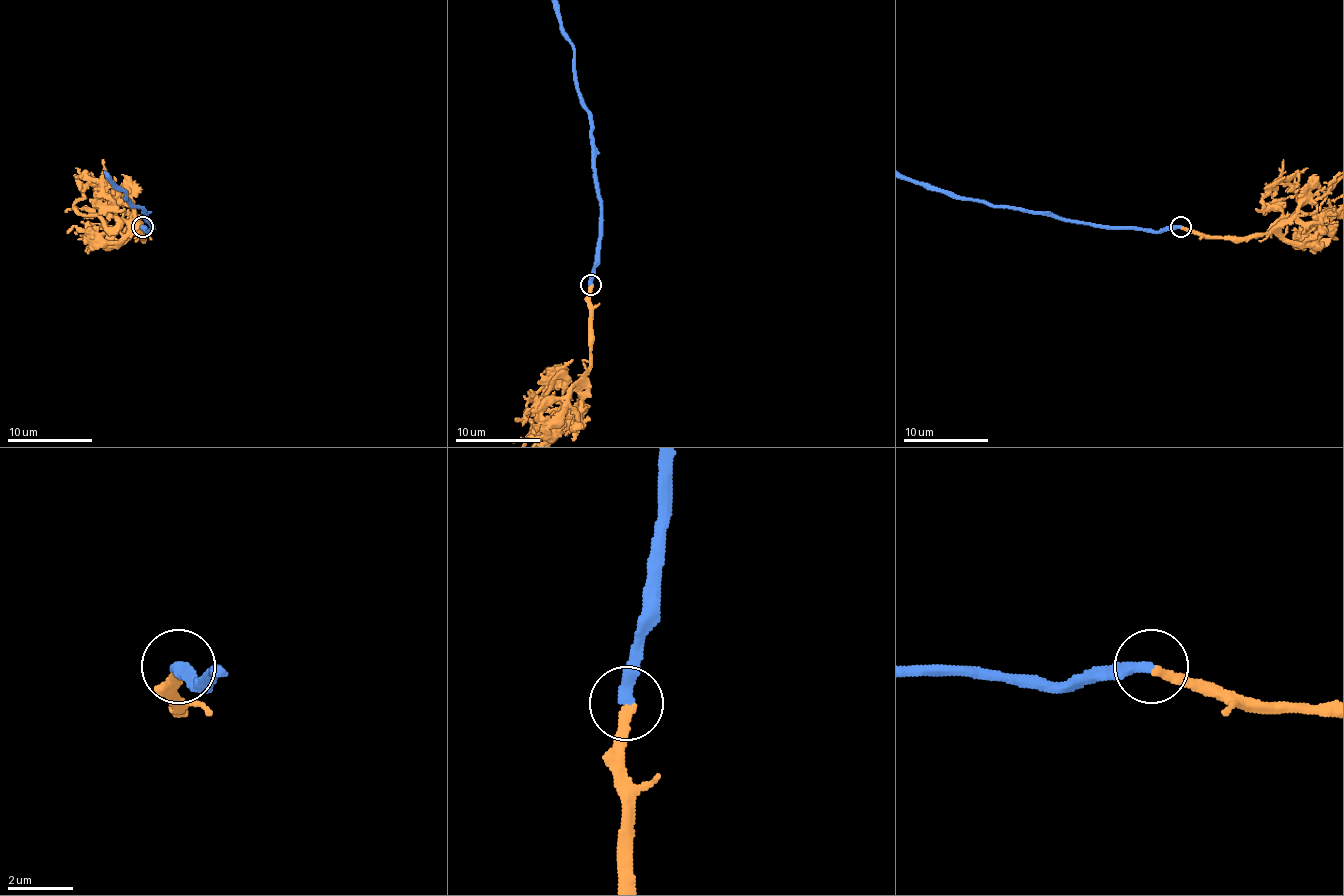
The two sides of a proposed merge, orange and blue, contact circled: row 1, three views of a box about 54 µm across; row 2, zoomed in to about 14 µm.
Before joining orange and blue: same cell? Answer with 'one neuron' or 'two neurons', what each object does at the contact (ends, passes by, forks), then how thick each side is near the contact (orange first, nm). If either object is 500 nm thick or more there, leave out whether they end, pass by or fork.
one neuron; orange ends; blue ends; calibres 320 and 340 nm

